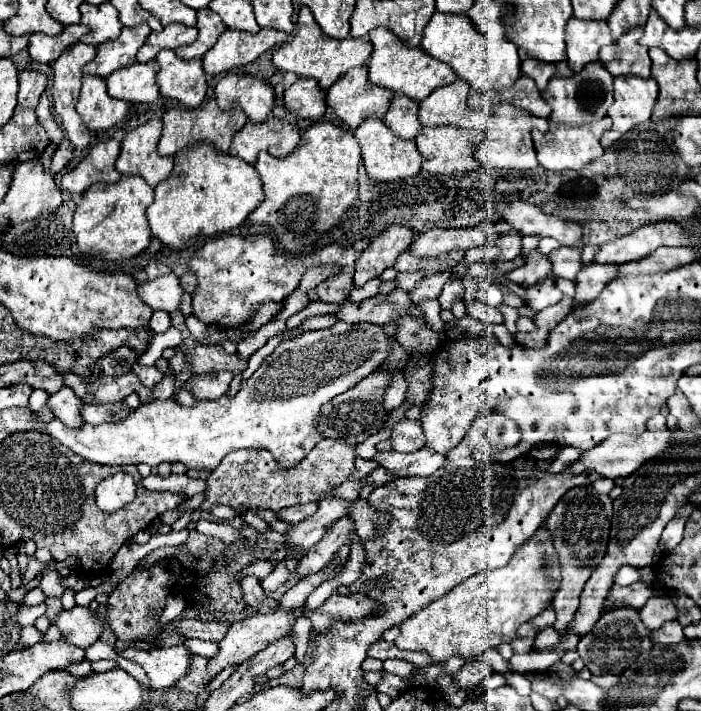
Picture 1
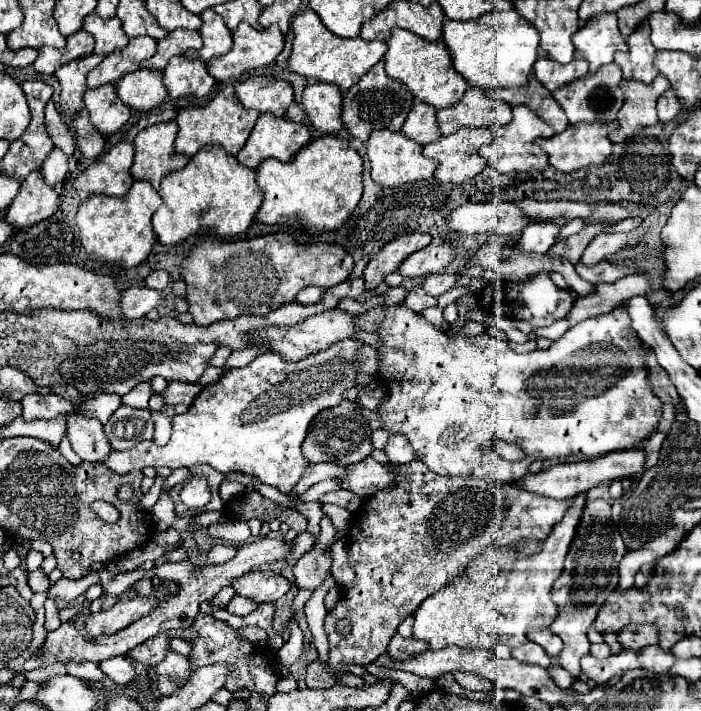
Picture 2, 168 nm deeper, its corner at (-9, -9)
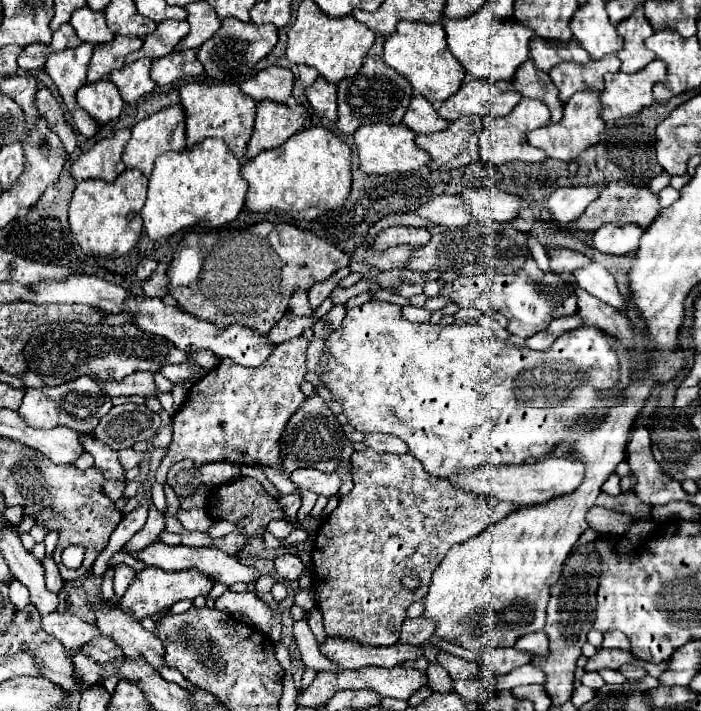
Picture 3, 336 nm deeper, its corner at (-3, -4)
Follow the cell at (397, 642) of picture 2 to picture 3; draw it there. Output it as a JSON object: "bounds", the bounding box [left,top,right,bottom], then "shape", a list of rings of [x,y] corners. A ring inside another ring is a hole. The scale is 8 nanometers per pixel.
{"bounds":[399,618,435,646],"shape":[[[415,618],[415,620],[405,620],[403,628],[401,628],[401,636],[399,642],[401,644],[411,644],[411,646],[419,646],[425,640],[429,640],[435,632],[435,624],[433,620],[427,618]]]}

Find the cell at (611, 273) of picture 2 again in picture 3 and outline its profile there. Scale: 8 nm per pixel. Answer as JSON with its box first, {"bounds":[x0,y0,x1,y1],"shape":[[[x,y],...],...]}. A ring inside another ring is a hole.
{"bounds":[545,246,591,272],"shape":[[[545,246],[547,254],[551,256],[551,270],[553,272],[575,272],[575,268],[583,268],[583,264],[589,264],[591,258],[575,252],[575,250],[567,250],[567,248],[559,248],[559,246]]]}

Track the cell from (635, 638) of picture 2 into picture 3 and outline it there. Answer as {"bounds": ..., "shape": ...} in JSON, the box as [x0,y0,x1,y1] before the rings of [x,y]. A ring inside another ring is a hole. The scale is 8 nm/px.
{"bounds":[603,630,631,650],"shape":[[[617,630],[603,634],[603,646],[605,648],[619,648],[619,650],[629,650],[631,648],[627,636],[621,634],[621,632],[617,632]]]}

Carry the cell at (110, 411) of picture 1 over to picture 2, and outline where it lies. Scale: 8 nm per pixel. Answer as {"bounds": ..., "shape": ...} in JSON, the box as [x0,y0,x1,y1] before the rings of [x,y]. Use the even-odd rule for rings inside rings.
{"bounds":[105,405,155,451],"shape":[[[121,405],[105,425],[105,435],[115,451],[125,451],[141,441],[151,439],[153,429],[155,425],[149,409],[133,409]]]}

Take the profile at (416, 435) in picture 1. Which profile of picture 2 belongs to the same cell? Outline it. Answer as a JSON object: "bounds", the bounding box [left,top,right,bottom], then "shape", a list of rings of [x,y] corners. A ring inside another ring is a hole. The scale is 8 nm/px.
{"bounds":[383,435,417,465],"shape":[[[391,435],[383,451],[385,451],[385,455],[389,457],[391,463],[401,463],[401,465],[409,463],[417,457],[405,435]]]}

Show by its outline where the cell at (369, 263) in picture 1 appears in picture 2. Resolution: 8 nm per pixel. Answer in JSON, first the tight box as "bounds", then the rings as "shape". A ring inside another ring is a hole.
{"bounds":[363,233,431,291],"shape":[[[407,233],[401,237],[391,239],[387,245],[381,247],[381,251],[367,263],[363,279],[365,289],[373,291],[379,283],[383,283],[383,277],[397,271],[399,263],[409,257],[411,253],[427,247],[431,243],[431,235],[425,233]]]}

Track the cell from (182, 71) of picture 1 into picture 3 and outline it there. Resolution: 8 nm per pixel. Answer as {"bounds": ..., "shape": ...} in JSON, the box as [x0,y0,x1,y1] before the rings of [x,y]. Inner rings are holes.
{"bounds":[151,50,203,86],"shape":[[[195,50],[171,52],[163,58],[153,60],[153,66],[151,66],[151,78],[159,86],[177,82],[183,76],[199,76],[199,74],[203,74],[203,64],[197,60]]]}

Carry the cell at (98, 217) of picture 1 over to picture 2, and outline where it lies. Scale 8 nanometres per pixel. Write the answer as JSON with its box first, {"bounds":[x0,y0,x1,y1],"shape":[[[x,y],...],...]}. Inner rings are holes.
{"bounds":[77,181,161,269],"shape":[[[135,181],[125,197],[89,195],[77,211],[77,227],[85,253],[89,257],[101,257],[119,263],[125,269],[137,267],[141,261],[147,259],[155,243],[151,217],[159,207],[161,197],[149,181]]]}

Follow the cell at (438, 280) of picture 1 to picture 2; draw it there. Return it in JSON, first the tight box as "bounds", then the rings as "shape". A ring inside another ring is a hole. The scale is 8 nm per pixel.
{"bounds":[403,287,437,313],"shape":[[[413,287],[413,289],[407,291],[403,305],[409,307],[411,311],[415,311],[415,313],[421,313],[427,307],[435,307],[437,305],[437,299],[431,297],[431,295],[427,295],[421,287]]]}

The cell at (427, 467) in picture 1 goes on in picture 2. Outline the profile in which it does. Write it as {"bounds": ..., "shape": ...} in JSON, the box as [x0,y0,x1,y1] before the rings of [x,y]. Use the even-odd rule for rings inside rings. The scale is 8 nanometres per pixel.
{"bounds":[337,457,397,495],"shape":[[[367,457],[365,461],[349,465],[347,475],[337,481],[343,489],[353,491],[357,495],[373,495],[375,491],[393,485],[395,479],[397,477],[391,469],[387,469],[387,465],[381,465],[373,457]]]}

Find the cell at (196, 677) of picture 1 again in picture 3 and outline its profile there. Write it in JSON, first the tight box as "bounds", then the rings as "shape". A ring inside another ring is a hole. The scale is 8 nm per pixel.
{"bounds":[95,602,163,670],"shape":[[[97,602],[95,606],[95,624],[103,636],[115,640],[127,658],[143,658],[155,670],[161,670],[163,664],[163,642],[147,632],[137,620],[131,620],[129,614],[119,612],[115,606],[105,606]]]}

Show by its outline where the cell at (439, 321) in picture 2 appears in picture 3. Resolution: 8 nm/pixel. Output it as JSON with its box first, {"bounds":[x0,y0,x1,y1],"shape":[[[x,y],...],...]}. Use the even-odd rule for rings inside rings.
{"bounds":[403,306,431,322],"shape":[[[403,306],[403,318],[411,320],[411,322],[429,322],[431,318],[431,310],[427,308],[417,308],[417,306]]]}

